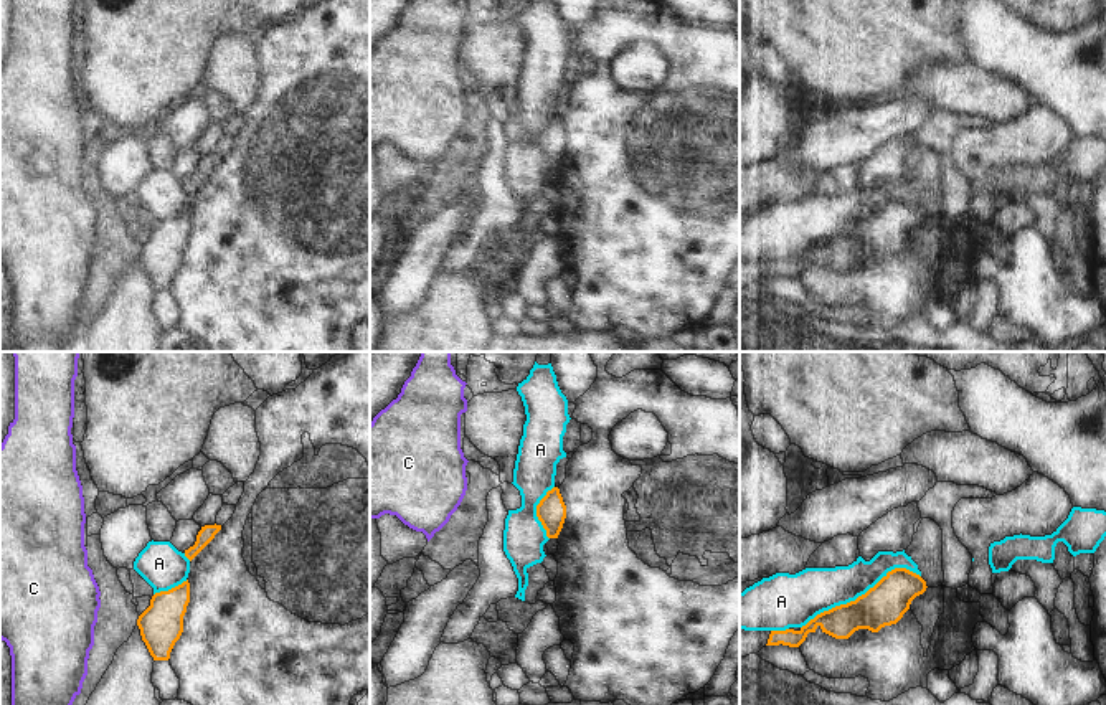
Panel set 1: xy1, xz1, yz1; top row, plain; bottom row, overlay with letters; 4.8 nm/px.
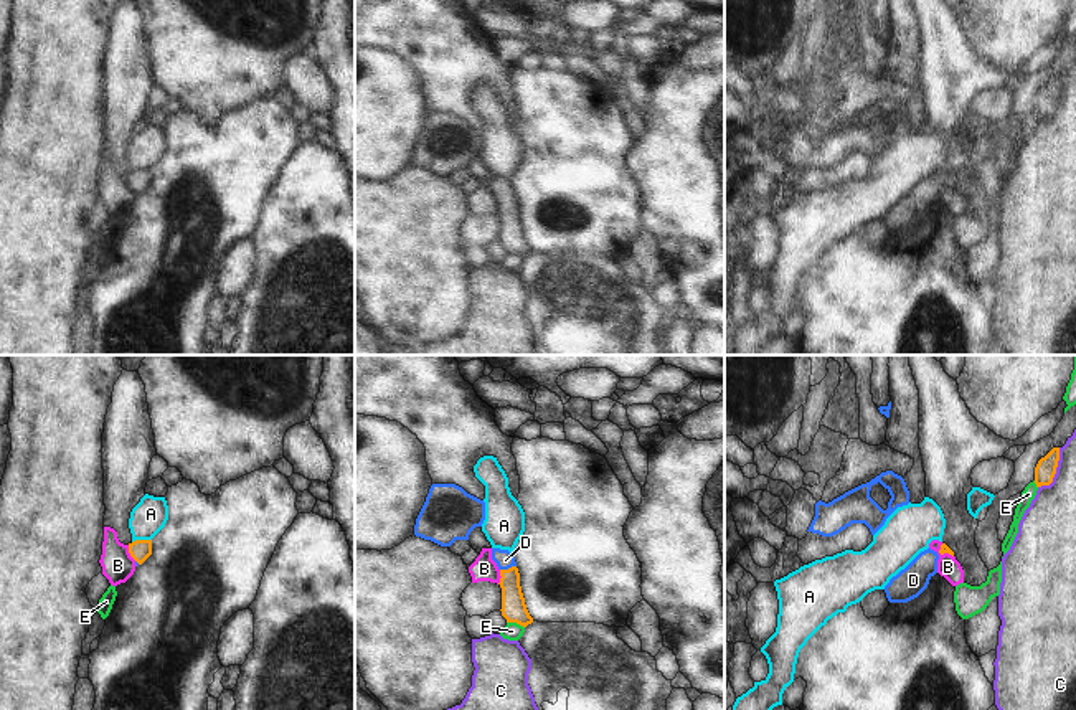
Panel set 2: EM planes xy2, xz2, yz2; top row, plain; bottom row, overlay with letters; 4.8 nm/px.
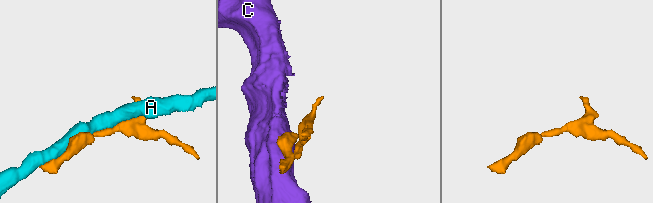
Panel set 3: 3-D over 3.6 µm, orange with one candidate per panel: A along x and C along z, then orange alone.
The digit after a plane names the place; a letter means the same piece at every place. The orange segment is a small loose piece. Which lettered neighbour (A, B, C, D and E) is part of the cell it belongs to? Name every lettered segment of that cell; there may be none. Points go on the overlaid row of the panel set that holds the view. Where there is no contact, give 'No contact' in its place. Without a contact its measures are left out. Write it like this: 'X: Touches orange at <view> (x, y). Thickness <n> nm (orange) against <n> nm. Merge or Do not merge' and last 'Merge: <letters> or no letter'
A: Touches orange at yz1 (862, 595). Thickness 200 nm (orange) against 220 nm. Do not merge
B: Touches orange at xy2 (129, 552). Thickness 100 nm (orange) against 160 nm. Do not merge
C: Touches orange at yz2 (1055, 471). Thickness 100 nm (orange) against 260 nm. Do not merge
D: Touches orange at xz2 (509, 568). Thickness 120 nm (orange) against 90 nm. Merge
E: Touches orange at xz2 (515, 621). Thickness 120 nm (orange) against 90 nm. Do not merge
Merge: D.

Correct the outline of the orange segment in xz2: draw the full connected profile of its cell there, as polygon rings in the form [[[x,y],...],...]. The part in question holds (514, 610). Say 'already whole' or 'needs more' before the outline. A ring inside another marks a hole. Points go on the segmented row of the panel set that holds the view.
needs more; [[[492,548],[492,560],[500,570],[502,588],[502,616],[507,622],[517,622],[523,627],[533,622],[520,586],[520,573],[513,553],[508,550]]]

